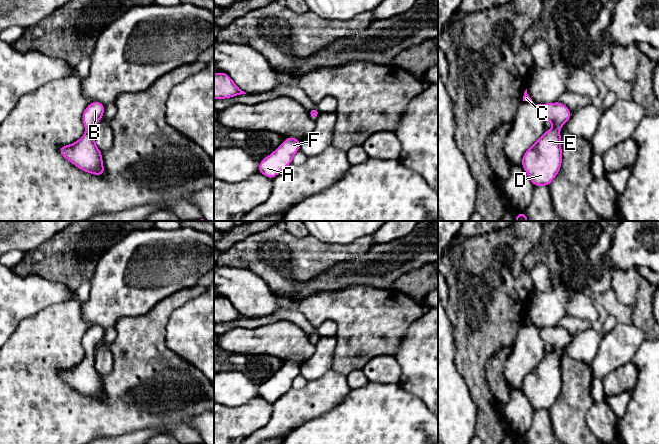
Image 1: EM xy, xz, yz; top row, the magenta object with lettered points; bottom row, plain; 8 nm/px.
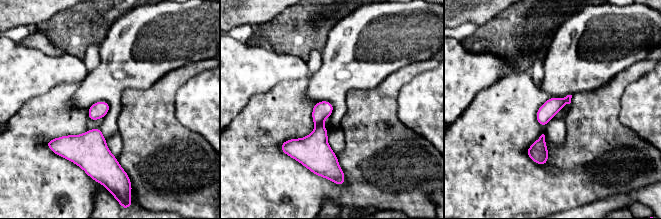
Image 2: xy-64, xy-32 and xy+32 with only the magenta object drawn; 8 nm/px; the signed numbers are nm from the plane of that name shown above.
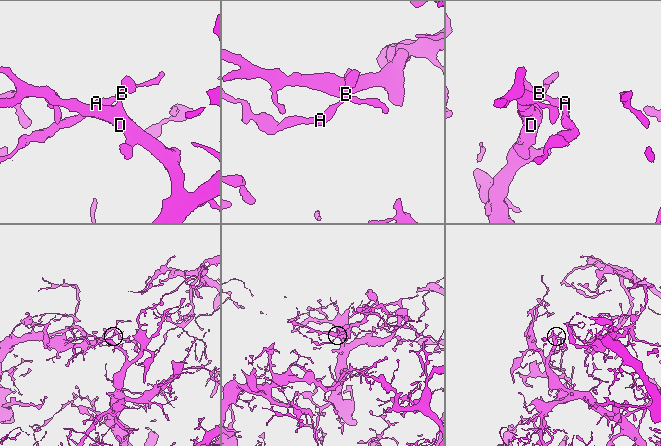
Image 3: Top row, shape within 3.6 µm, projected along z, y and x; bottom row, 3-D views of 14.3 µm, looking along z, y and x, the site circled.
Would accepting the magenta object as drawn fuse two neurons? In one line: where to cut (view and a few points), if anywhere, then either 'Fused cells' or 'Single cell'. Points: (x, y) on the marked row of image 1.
No split. Single cell

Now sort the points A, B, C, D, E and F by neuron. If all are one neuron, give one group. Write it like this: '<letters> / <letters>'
A B C D E F

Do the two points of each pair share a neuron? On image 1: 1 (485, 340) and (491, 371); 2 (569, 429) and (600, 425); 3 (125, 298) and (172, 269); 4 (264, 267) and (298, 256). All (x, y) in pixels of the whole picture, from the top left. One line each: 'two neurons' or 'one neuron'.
1: two neurons
2: two neurons
3: one neuron
4: one neuron

